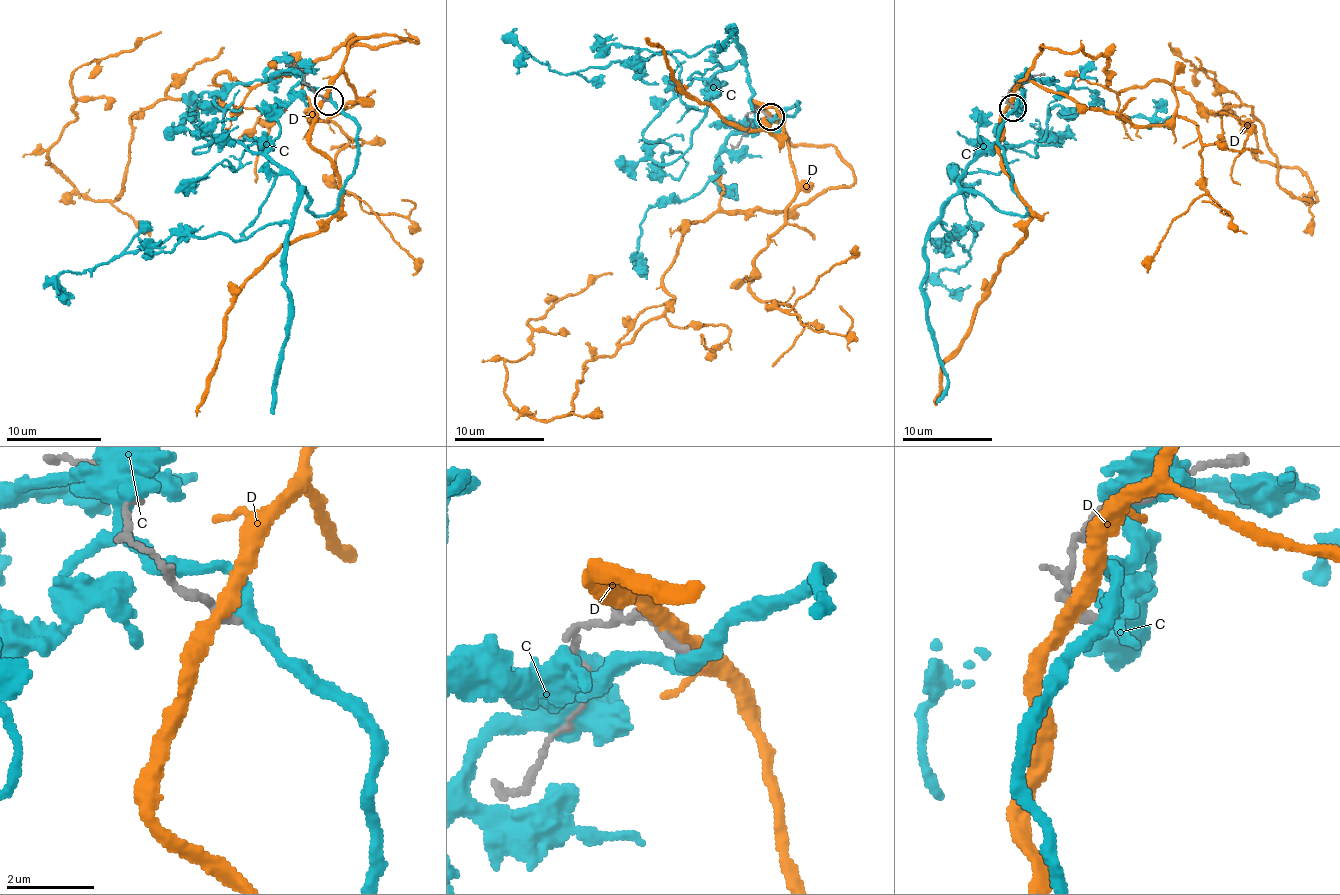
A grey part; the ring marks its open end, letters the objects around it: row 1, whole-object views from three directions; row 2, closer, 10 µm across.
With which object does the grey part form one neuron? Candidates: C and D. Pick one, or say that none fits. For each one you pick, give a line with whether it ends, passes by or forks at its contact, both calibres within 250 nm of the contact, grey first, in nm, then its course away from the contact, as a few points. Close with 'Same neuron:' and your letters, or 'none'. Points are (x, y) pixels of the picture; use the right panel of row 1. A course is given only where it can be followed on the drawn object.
Same neuron: none

